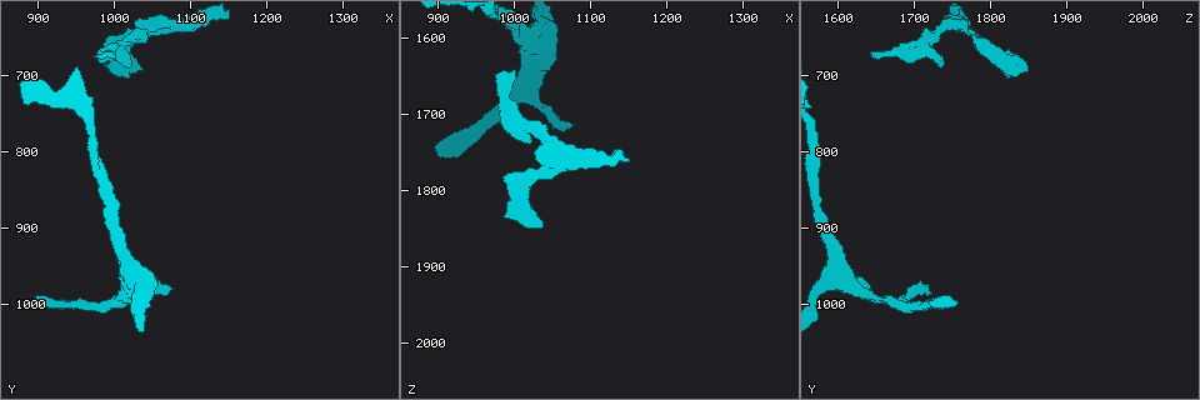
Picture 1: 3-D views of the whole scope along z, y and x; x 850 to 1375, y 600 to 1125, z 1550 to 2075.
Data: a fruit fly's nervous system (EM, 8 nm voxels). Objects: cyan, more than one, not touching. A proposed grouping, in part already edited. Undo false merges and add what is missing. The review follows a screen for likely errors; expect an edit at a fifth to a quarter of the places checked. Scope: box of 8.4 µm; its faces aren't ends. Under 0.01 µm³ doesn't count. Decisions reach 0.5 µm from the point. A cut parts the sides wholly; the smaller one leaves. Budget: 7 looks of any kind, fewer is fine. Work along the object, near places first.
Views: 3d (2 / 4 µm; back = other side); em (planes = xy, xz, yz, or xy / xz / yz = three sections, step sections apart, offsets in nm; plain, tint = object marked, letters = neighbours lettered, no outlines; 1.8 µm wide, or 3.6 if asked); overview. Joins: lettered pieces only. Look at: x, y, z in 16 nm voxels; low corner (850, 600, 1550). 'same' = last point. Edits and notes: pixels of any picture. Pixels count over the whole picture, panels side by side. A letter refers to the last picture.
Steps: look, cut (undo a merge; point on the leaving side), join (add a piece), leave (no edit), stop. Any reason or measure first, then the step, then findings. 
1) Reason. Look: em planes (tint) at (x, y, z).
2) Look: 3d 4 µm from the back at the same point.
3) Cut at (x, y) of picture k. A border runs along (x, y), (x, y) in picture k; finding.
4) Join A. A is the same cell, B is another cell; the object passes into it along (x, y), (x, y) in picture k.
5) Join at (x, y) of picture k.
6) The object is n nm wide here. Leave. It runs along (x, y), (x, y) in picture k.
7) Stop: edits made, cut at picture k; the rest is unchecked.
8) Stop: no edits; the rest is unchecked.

Look: 3d 2 µm at (1010, 995, 1675).

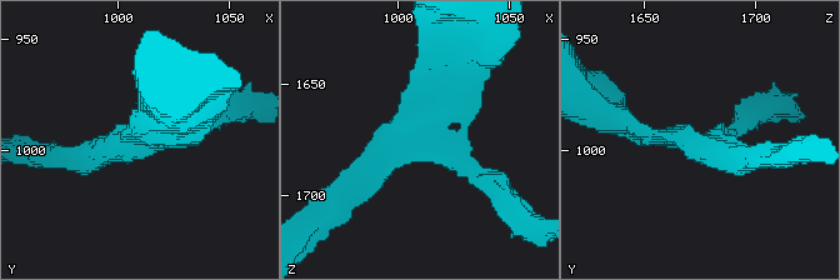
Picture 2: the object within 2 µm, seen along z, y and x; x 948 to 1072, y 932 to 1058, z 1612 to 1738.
3 arms meet here; the arms are 180, 190, 280 nm wide; shape alone is not enough. Look: em yz step 8 (letters) at (1009, 995, 1671).

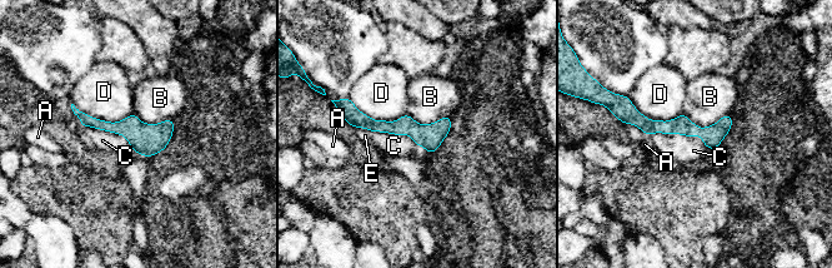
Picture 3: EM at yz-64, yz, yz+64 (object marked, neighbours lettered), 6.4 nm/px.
Leave. A, B, C, D and E are other cells; a border runs along (407, 113), (422, 124), (449, 117) in picture 3; all the same neuron.

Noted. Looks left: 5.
Free end. Look: 3d 4 µm from the back at (1000, 675, 1650).

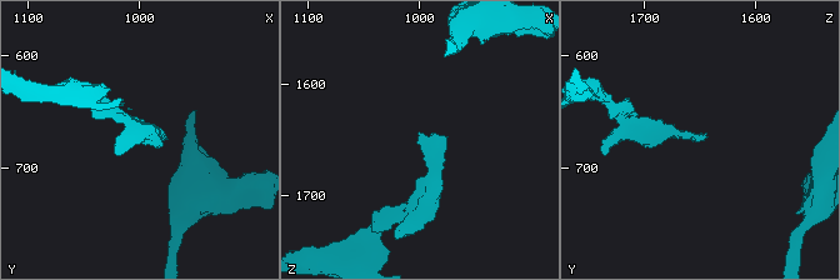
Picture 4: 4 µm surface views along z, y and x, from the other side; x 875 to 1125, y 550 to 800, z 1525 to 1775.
Look: em planes (letters) at (1000, 672, 1644).

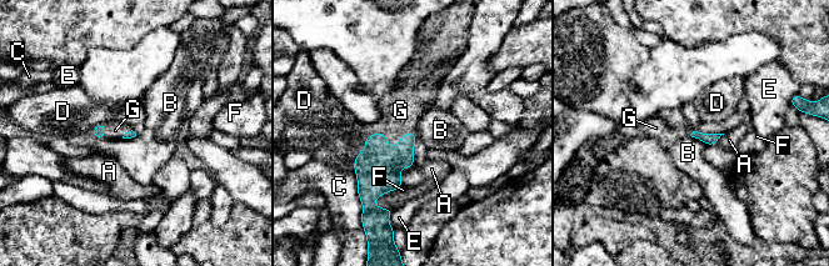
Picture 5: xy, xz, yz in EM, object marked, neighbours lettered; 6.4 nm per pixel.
Join G. G is the same cell, A, B, C, D, E and F are other cells; it goes on there.

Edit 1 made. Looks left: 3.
Stop: edits made, join at picture 5; the rest is unchecked.

